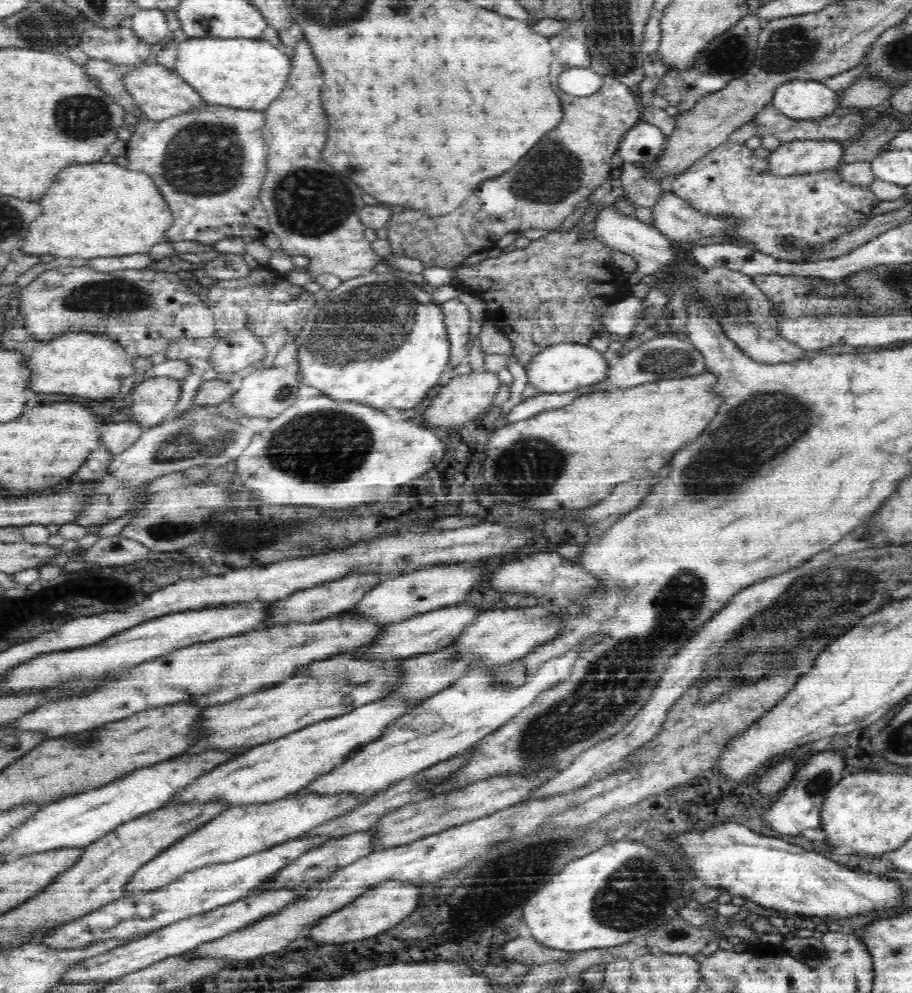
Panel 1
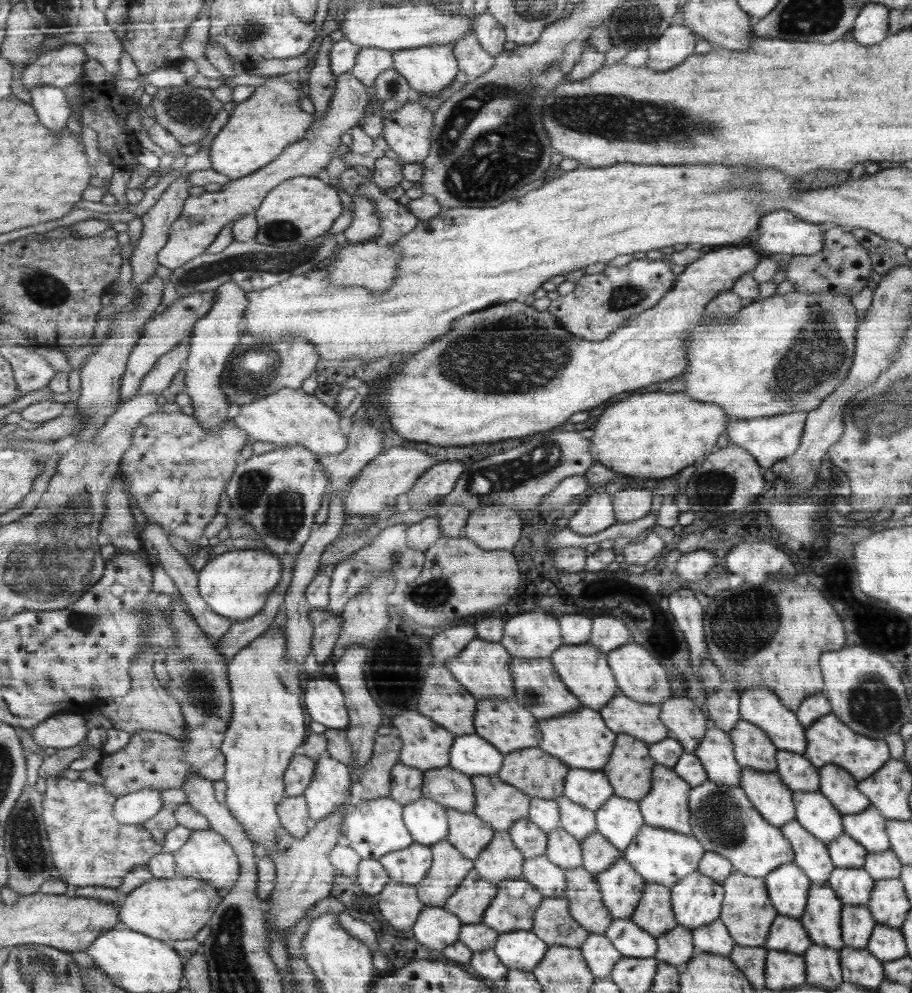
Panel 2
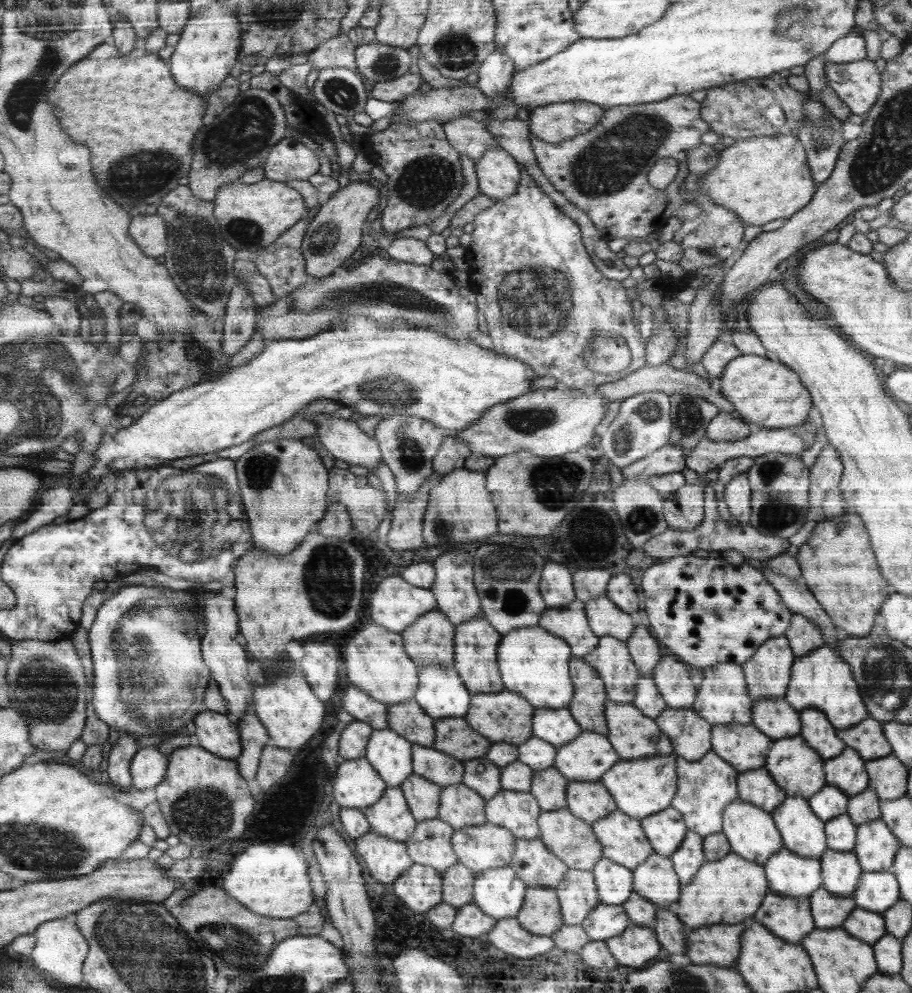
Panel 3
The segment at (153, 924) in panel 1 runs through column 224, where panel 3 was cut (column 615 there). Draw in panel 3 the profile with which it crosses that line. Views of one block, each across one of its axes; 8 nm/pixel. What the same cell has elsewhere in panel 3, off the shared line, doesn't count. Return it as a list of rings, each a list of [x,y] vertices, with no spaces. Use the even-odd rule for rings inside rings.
[[[601,858],[591,871],[595,875],[602,904],[624,904],[635,892],[634,871],[612,859]]]

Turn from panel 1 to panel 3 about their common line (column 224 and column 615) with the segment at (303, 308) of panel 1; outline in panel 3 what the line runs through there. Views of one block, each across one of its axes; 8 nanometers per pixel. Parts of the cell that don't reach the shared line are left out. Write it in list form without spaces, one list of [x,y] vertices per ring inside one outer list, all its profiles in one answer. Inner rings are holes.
[[[522,170],[516,194],[498,200],[473,222],[476,226],[464,255],[468,264],[468,290],[476,294],[477,306],[485,316],[494,351],[531,366],[538,377],[553,376],[559,386],[589,392],[594,391],[598,384],[616,382],[647,365],[644,342],[636,328],[628,290],[622,284],[618,286],[618,280],[608,280],[598,271],[580,238],[578,224],[542,192],[530,174]],[[592,336],[622,336],[629,346],[631,363],[620,372],[598,378],[596,372],[586,368],[581,357],[584,347],[592,342]]]

